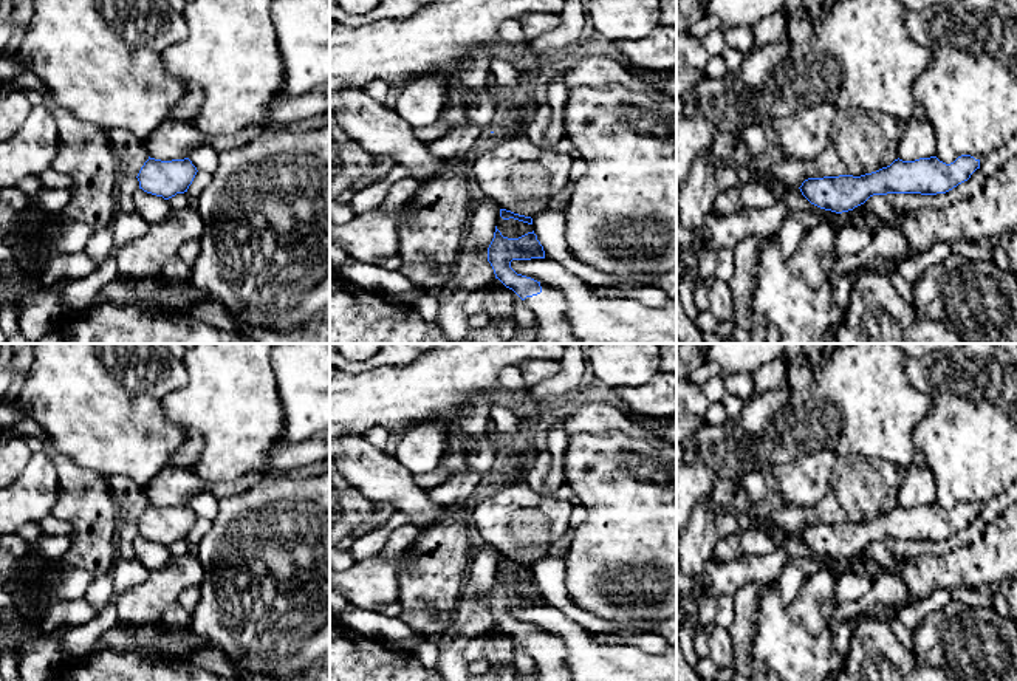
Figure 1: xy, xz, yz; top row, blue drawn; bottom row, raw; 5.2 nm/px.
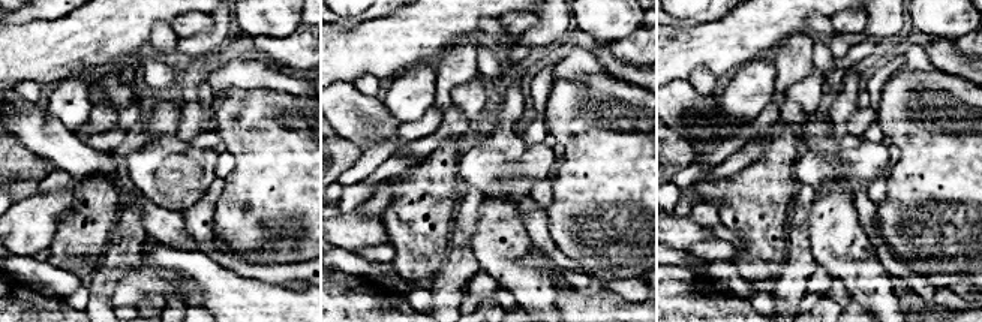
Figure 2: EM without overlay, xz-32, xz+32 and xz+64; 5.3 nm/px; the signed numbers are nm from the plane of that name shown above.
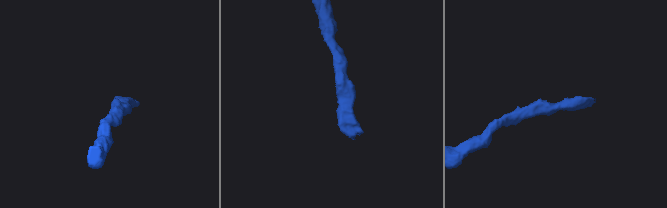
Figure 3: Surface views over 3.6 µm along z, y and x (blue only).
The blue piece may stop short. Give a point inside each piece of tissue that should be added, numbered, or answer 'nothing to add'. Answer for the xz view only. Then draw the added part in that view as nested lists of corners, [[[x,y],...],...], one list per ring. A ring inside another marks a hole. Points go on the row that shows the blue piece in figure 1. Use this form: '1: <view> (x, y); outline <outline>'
1: xz (550, 307); outline [[[548,285],[540,286],[540,294],[523,300],[537,317],[537,344],[580,344],[567,320],[565,297]]]

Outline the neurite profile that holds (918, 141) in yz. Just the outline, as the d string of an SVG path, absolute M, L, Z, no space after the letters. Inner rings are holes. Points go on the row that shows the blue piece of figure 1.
M927 119L910 121L896 147L898 158L915 161L935 156L937 142L932 125Z

